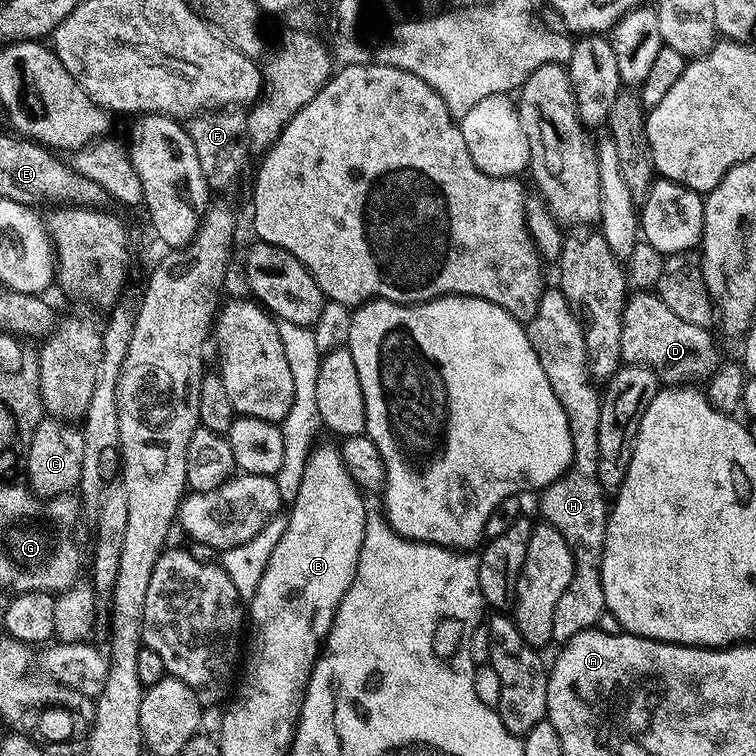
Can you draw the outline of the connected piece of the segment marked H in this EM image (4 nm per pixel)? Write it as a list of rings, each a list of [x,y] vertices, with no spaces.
[[[545,287],[534,318],[527,321],[526,331],[530,346],[534,346],[534,354],[538,354],[538,362],[542,362],[542,370],[546,370],[546,378],[550,378],[550,390],[554,390],[558,402],[562,402],[562,410],[566,410],[572,439],[572,464],[568,471],[539,493],[543,523],[554,526],[554,530],[566,538],[574,558],[574,578],[570,578],[566,594],[558,598],[558,606],[554,609],[552,639],[563,646],[582,630],[597,627],[601,623],[600,615],[603,617],[606,612],[602,594],[602,554],[610,504],[607,499],[604,501],[606,491],[598,478],[598,420],[602,392],[599,387],[596,389],[597,381],[588,364],[583,323],[559,287]]]

